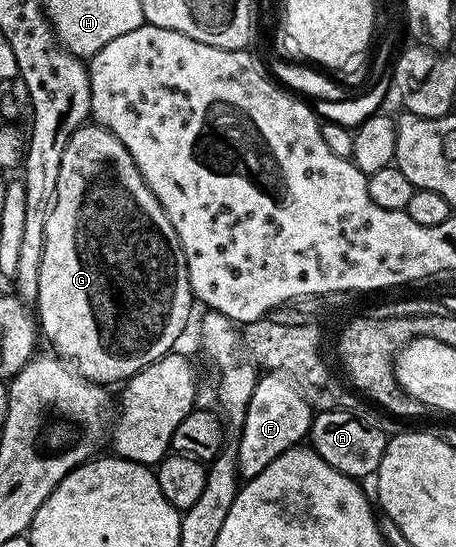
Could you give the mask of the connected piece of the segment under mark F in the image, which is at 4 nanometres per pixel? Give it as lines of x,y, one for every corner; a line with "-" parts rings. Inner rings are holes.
280,372
261,373
257,377
256,387
250,396
250,404
244,413
244,426
238,431
240,442
235,443
236,467
240,470
241,479
247,480
258,476
258,472
262,472
262,468
266,468
266,464
270,464
270,460
282,456
282,452
286,452
292,446
301,445
309,437
313,417
312,406
301,394
299,388
296,387
295,382
289,380

